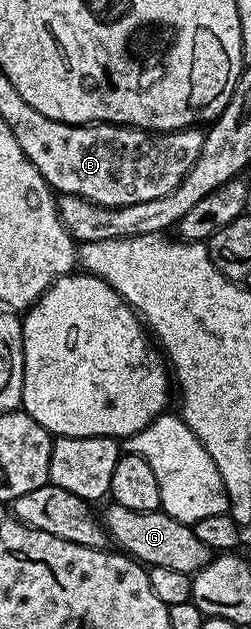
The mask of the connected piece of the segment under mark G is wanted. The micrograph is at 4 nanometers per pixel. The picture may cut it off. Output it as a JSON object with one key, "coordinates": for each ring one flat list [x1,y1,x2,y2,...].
{"coordinates":[[109,504,109,509,102,513,102,524,109,538,114,542,117,550,123,551,129,557,140,562,145,567,171,567,173,571,182,571,189,575,195,575,199,569,206,567,212,560,214,554,206,547,206,543,198,540,198,535,194,535,192,526,183,525,178,519,174,519,168,513,157,511,147,513,146,511,130,511,130,507]]}

